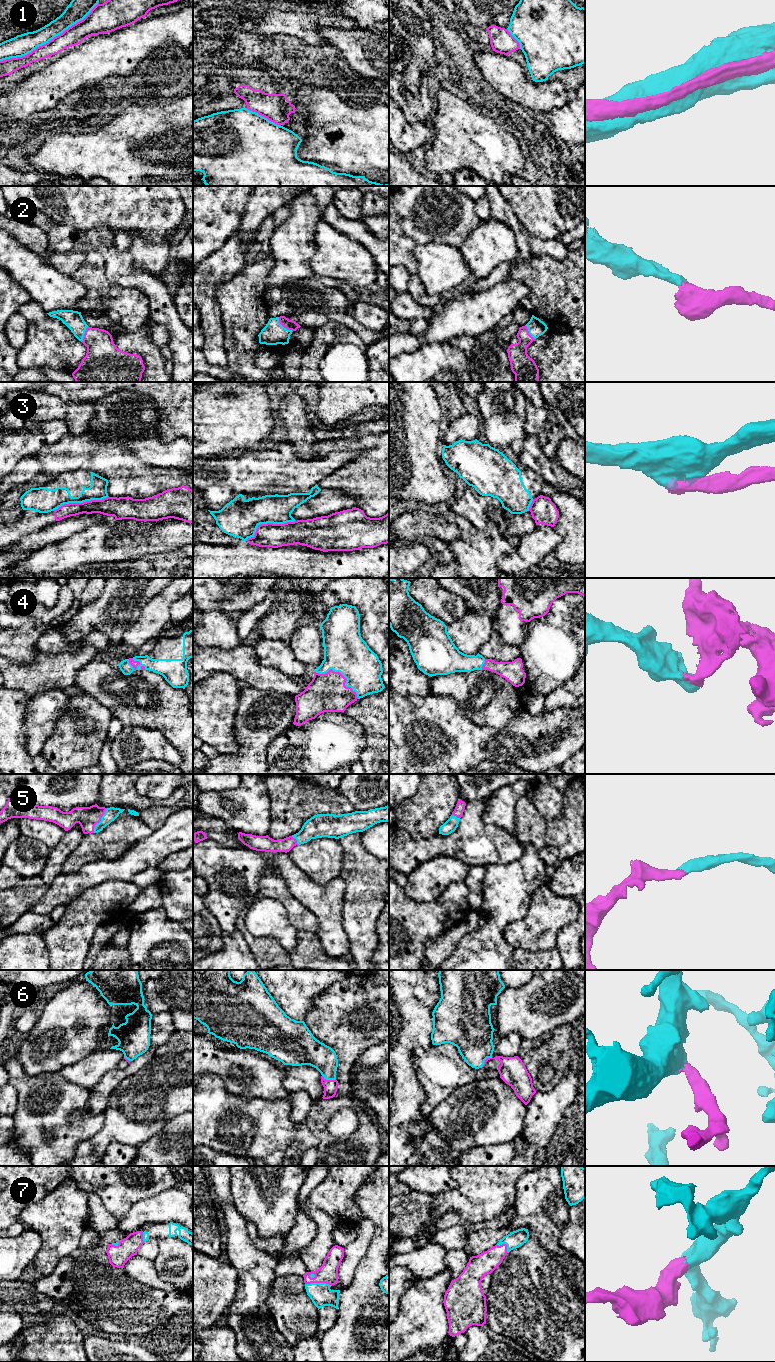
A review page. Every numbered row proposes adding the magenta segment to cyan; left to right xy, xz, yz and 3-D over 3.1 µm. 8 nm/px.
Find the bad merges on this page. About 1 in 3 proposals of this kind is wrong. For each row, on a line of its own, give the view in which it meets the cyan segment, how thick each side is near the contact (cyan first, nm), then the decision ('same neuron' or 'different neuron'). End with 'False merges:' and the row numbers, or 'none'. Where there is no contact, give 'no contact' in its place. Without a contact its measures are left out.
1: xy | 170/160 nm | different neuron
2: xz | 180/80 nm | same neuron
3: xz | 300/190 nm | different neuron
4: xz | 340/300 nm | same neuron
5: xy | 100/170 nm | same neuron
6: xz | 200/110 nm | same neuron
7: xz | 180/160 nm | same neuron
False merges: 1, 3

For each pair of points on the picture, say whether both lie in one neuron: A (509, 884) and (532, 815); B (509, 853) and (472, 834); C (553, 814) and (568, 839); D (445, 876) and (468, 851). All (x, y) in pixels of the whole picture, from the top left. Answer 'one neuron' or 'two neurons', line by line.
A: two neurons
B: one neuron
C: one neuron
D: two neurons

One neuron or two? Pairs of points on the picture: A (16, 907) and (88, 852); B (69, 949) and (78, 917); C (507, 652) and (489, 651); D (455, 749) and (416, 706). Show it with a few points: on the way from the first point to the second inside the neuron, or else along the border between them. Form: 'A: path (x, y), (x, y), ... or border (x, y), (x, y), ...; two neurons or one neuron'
A: border (72, 851), (64, 861), (60, 873); two neurons
B: path (69, 941), (75, 925); one neuron
C: path (503, 652), (493, 651); one neuron
D: path (444, 738), (423, 717); one neuron

